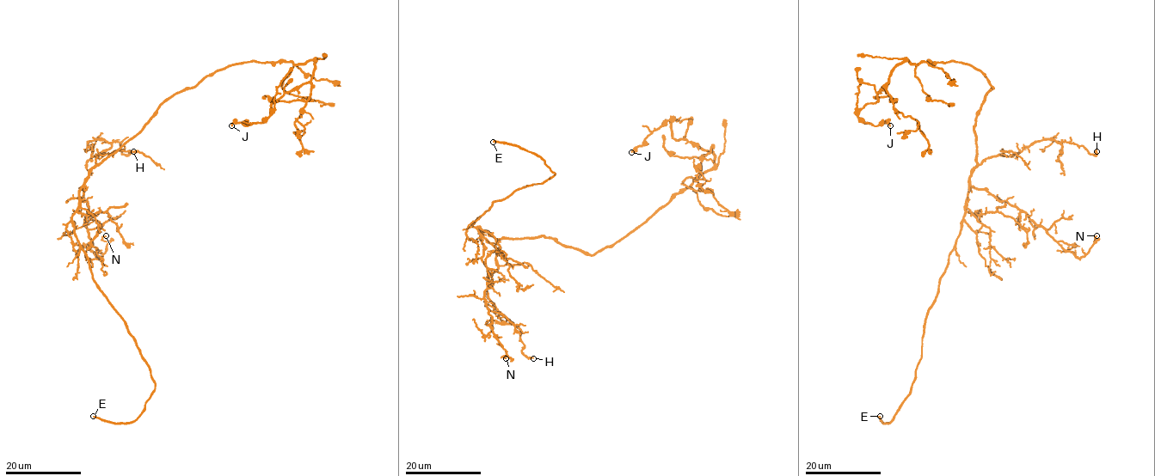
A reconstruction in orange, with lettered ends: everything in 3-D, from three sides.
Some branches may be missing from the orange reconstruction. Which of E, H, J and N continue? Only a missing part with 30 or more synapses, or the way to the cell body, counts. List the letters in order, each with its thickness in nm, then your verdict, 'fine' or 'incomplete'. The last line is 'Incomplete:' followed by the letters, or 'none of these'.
E: 200 nm | incomplete
H: 440 nm | fine
J: 140 nm | fine
N: 120 nm | fine
Incomplete: E

